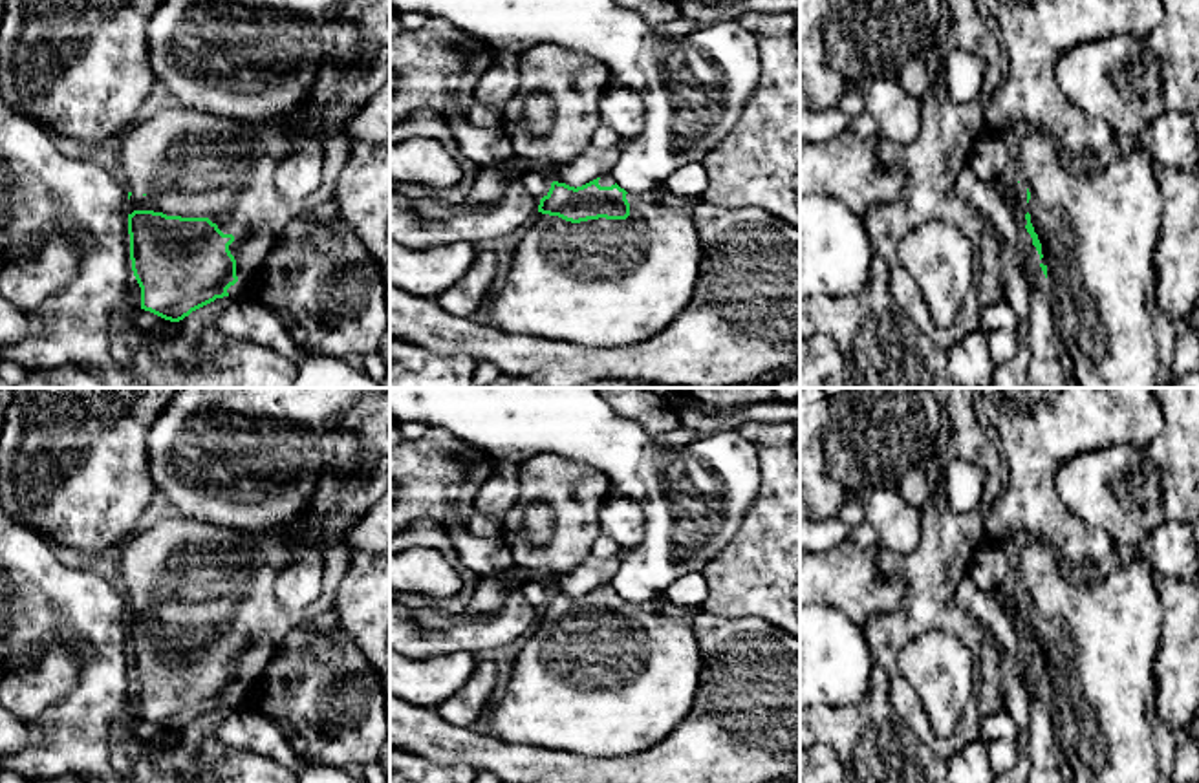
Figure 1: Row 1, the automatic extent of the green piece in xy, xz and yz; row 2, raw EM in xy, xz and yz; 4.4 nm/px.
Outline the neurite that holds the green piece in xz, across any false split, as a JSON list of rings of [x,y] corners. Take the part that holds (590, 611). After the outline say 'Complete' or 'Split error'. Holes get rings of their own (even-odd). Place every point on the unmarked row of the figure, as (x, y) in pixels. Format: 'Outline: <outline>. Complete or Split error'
Outline: [[[610,584],[577,598],[553,591],[540,609],[540,624],[513,664],[503,695],[491,708],[491,734],[505,743],[567,750],[582,757],[624,757],[664,741],[685,721],[697,693],[703,659],[694,618],[699,611],[663,596],[632,604]]]. Split error

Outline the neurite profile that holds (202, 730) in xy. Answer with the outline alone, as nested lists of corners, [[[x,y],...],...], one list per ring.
[[[231,706],[216,708],[214,712],[192,721],[179,730],[178,745],[200,752],[207,743],[216,741],[218,724],[234,715],[238,710]]]

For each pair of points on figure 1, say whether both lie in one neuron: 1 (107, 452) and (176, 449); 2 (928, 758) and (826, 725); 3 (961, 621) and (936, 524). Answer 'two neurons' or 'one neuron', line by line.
1: two neurons
2: one neuron
3: one neuron

